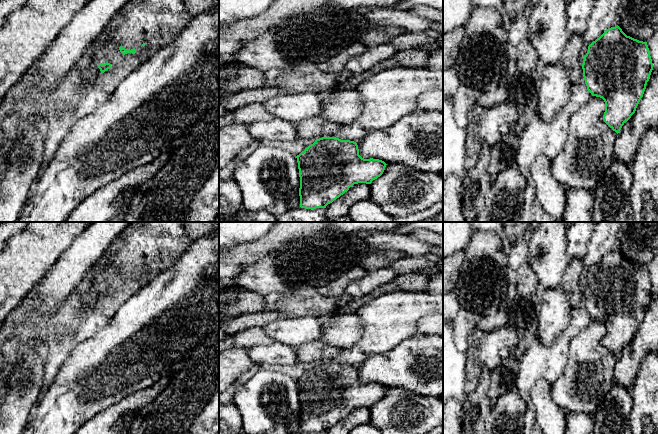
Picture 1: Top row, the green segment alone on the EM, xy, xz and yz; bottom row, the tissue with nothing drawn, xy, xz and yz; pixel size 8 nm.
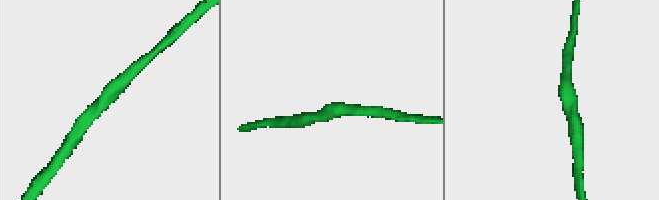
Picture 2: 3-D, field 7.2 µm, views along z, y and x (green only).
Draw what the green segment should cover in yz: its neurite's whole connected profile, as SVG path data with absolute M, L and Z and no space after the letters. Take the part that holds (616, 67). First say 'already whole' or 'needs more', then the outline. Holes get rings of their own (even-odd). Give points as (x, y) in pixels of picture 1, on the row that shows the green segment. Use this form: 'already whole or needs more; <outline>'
already whole; M618 25L611 27L588 46L582 69L587 90L605 102L604 122L618 134L635 113L653 70L647 42L627 36Z

